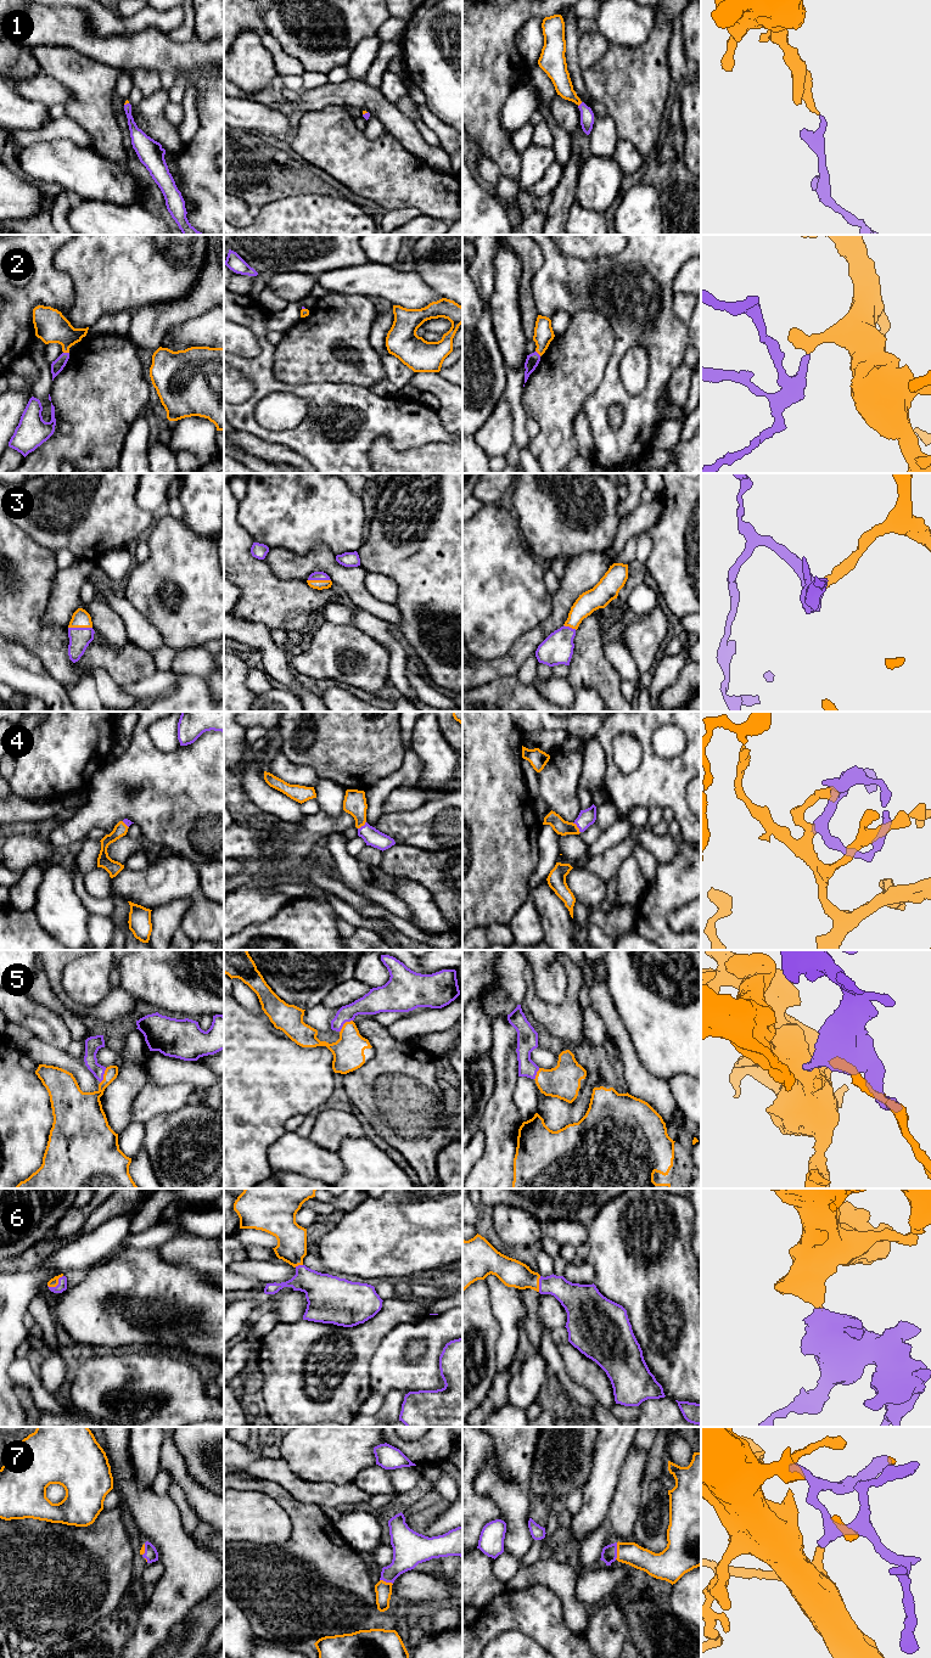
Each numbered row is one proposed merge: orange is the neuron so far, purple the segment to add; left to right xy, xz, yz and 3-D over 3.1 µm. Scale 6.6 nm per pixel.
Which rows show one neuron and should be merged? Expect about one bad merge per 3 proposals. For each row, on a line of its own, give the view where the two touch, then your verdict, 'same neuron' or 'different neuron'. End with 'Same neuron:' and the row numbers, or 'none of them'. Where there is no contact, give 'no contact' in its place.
1: meets orange in yz; same neuron
2: meets orange in xy; same neuron
3: meets orange in xy; same neuron
4: meets orange in yz; same neuron
5: meets orange in xz; same neuron
6: meets orange in xy; same neuron
7: meets orange in yz; same neuron
Same neuron: 1, 2, 3, 4, 5, 6, 7

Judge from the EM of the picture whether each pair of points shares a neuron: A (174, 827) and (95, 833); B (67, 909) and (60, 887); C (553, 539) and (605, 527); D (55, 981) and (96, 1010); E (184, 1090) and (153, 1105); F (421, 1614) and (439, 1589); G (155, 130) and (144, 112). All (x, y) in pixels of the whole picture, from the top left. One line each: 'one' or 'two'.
A: two
B: one
C: one
D: one
E: one
F: two
G: one

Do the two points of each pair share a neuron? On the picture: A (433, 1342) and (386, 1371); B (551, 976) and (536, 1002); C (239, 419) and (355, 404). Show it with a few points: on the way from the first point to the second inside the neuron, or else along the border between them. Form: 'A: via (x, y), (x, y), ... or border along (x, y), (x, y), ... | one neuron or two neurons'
A: via (430, 1356), (415, 1371), (400, 1371) | one neuron
B: border along (533, 987), (543, 1000), (553, 1004), (567, 990) | two neurons
C: via (268, 436), (295, 437), (314, 416), (326, 415) | one neuron

